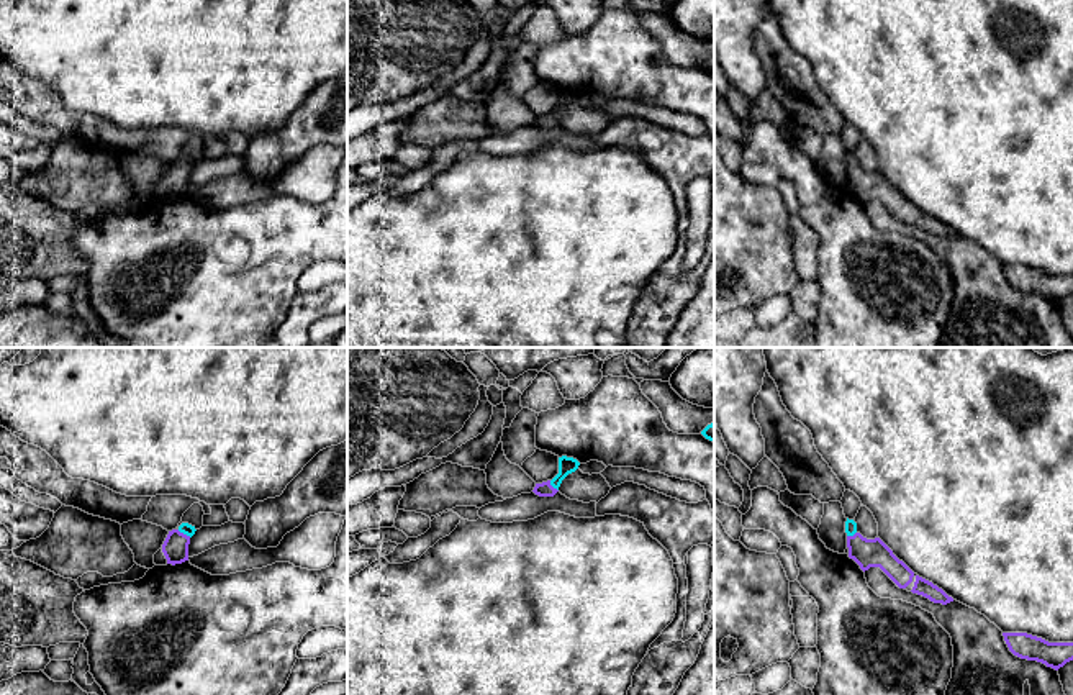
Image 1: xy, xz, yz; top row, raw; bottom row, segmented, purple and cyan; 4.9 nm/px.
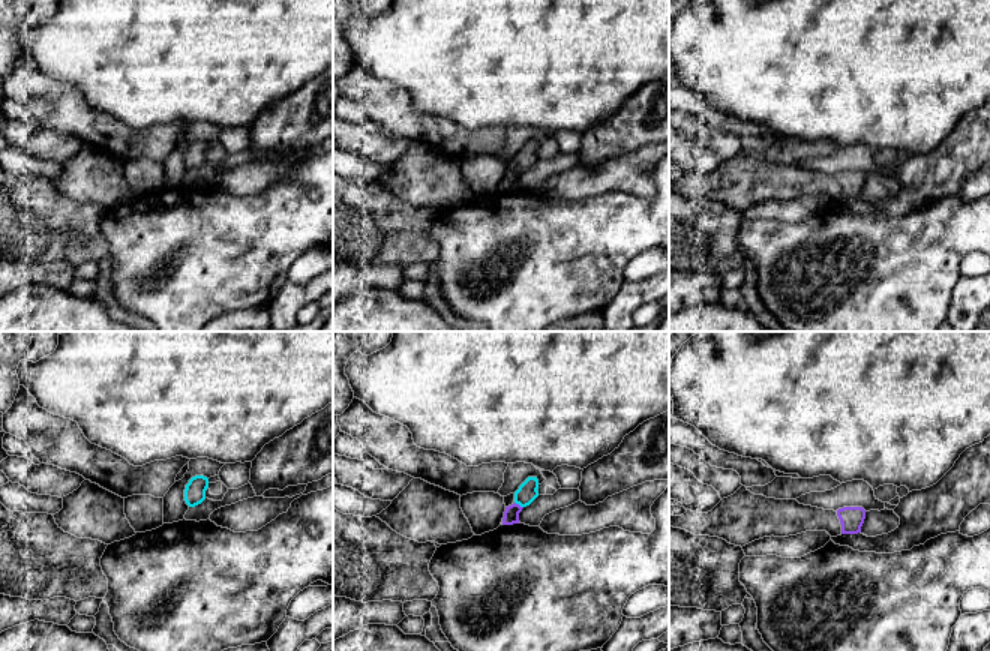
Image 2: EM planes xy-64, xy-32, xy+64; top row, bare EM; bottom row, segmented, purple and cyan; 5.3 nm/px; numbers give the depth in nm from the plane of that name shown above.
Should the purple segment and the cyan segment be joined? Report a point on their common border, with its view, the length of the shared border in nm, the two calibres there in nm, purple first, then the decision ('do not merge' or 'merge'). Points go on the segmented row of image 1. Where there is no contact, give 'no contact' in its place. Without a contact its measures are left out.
xy (182, 533) | 80 nm | 130/60 nm | merge

